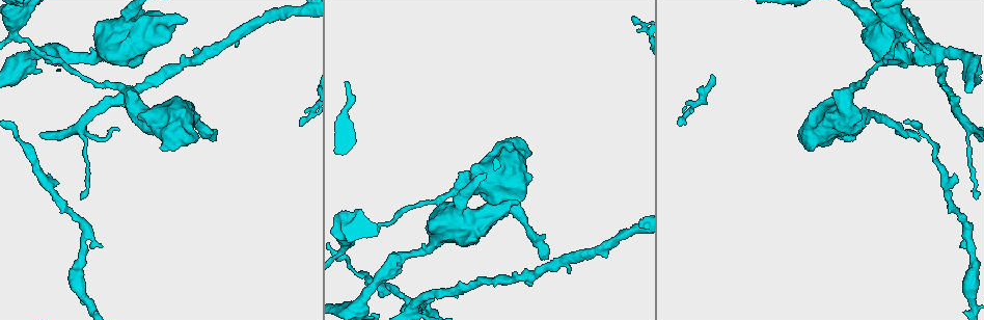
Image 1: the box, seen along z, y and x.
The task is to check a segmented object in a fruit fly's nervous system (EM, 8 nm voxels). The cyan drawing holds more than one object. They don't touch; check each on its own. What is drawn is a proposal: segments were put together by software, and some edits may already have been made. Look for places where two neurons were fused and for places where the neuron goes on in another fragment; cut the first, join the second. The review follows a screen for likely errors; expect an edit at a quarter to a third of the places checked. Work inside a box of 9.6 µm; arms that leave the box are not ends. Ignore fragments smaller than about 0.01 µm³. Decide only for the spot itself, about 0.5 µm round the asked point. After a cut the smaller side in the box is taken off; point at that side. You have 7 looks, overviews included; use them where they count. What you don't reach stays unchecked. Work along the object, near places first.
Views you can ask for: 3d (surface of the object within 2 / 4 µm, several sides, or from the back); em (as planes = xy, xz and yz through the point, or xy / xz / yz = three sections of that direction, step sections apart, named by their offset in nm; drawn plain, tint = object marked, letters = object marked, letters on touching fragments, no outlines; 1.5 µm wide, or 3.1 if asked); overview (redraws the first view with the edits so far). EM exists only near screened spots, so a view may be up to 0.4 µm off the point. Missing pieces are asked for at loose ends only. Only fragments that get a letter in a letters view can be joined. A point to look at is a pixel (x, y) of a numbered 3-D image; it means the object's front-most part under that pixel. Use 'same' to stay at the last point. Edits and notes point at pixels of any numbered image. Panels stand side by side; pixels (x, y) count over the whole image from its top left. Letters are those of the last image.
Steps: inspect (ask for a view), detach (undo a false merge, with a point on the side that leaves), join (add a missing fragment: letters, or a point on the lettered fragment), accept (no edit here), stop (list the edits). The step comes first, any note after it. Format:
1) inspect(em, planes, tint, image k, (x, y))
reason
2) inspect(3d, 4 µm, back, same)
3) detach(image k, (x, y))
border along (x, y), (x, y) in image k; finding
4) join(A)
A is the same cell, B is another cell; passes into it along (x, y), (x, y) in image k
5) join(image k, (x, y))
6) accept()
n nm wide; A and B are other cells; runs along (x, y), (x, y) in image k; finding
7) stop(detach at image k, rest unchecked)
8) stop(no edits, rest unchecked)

inspect(3d, 2 µm, image 1, (16, 36))
arms part here

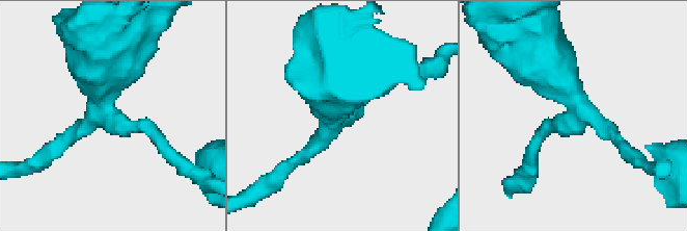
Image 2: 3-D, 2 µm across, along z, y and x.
inspect(em, planes, letters, image 2, (571, 119))
3 arms; now the EM

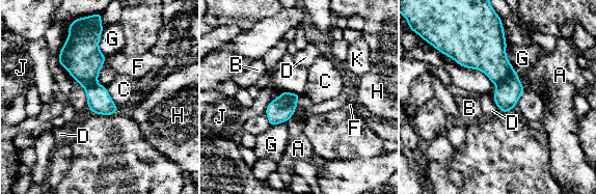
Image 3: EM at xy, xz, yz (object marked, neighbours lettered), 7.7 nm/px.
detach(image 3, (80, 55))
A, B, C, D, F, G, H, J and K are other cells; border along (78, 81), (86, 83), (96, 82) in image 3; a second neuron is stuck on

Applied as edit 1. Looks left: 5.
inspect(overview)

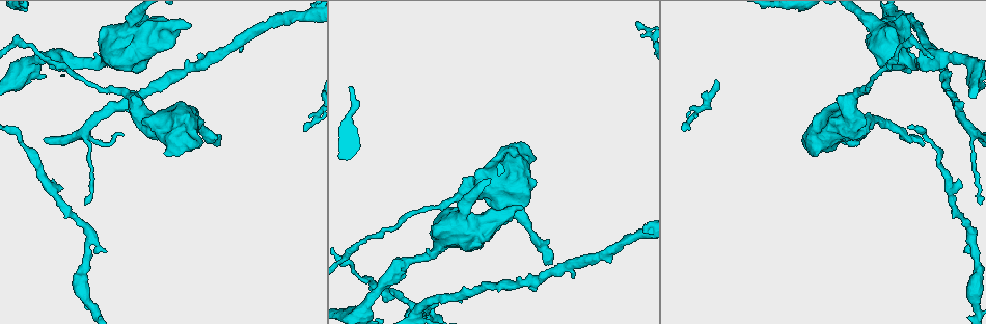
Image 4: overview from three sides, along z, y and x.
inspect(3d, 2 µm, back, image 4, (18, 136))
thin neck

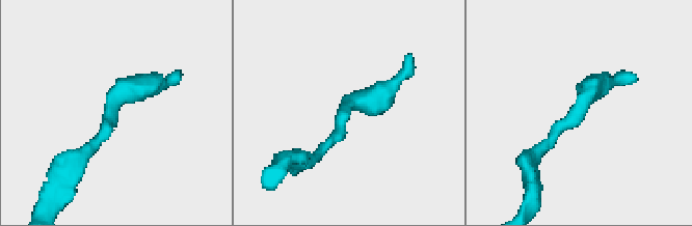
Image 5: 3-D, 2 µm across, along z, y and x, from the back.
inspect(em, planes, plain, image 5, (109, 113))

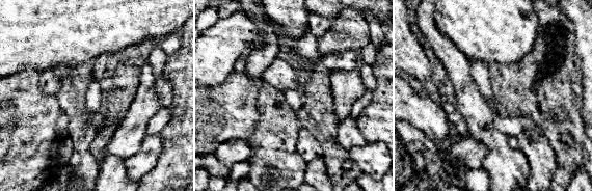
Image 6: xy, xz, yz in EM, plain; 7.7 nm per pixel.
inspect(em, planes, letters, same)

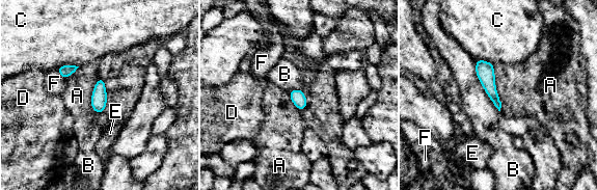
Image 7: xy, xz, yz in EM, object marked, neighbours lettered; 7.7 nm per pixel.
accept()
100 nm wide; A, B, C, D, E and F are other cells; runs along (479, 61), (498, 105) in image 7; one neuron here

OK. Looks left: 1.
stop(detach at image 3, rest unchecked)

